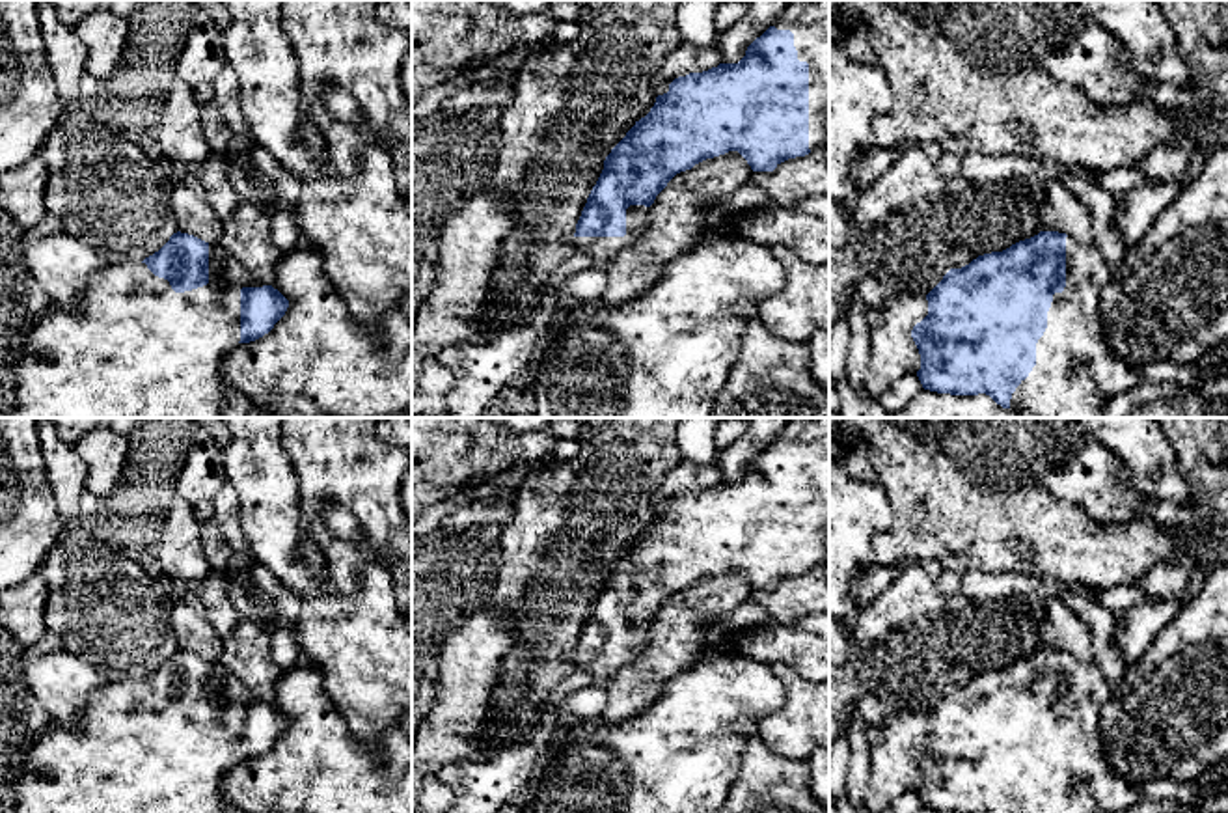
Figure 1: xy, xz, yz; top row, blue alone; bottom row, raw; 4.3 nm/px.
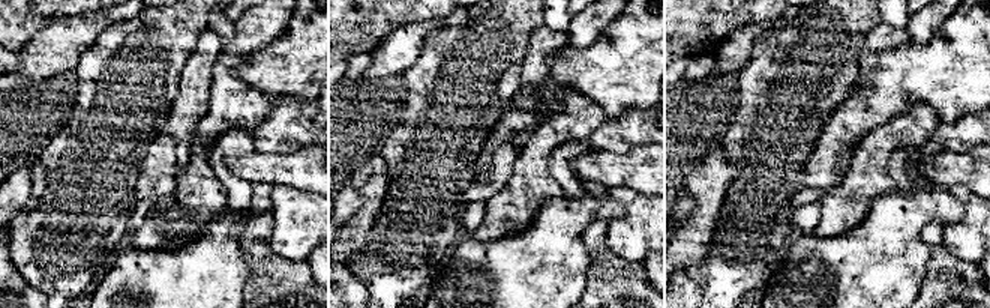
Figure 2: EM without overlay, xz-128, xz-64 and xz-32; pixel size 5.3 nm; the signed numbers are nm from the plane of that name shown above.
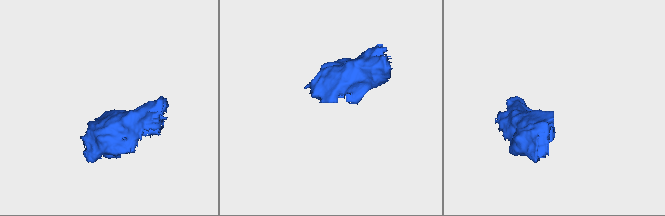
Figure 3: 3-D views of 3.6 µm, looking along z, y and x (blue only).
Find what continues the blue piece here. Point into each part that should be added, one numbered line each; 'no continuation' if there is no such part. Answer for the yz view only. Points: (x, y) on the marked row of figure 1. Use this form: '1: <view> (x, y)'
1: yz (1076, 373)

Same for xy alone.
1: xy (135, 349)

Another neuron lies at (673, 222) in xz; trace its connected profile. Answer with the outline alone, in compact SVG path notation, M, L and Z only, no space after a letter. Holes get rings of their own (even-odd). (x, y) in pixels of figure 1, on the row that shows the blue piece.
M738 151L706 158L691 170L676 173L648 207L647 227L637 242L624 248L606 272L607 289L600 300L609 306L619 306L647 293L662 278L673 259L691 252L699 244L701 211L725 211L734 192L745 185L751 175L751 166Z

